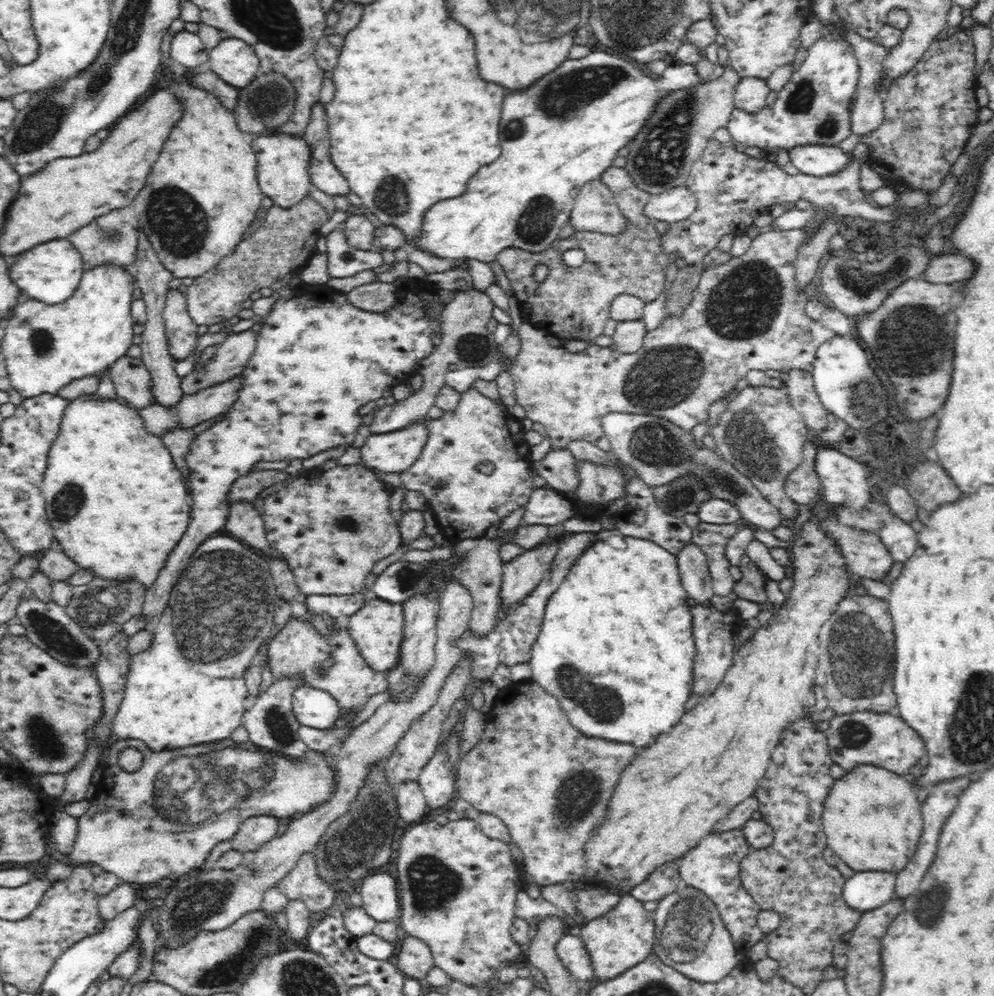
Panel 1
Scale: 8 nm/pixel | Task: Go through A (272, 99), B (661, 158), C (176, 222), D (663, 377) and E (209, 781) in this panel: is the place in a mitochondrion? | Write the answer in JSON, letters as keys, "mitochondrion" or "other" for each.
{"A":"mitochondrion","B":"mitochondrion","C":"mitochondrion","D":"mitochondrion","E":"mitochondrion"}

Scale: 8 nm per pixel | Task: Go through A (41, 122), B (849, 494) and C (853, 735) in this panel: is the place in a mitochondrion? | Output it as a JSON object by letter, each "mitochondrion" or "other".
{"A":"mitochondrion","B":"other","C":"mitochondrion"}

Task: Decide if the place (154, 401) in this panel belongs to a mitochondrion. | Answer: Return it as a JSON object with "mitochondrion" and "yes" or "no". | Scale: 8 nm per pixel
{"mitochondrion":"no"}

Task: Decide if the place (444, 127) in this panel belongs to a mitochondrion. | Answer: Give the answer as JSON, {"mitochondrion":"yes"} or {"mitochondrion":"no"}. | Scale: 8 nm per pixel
{"mitochondrion":"no"}

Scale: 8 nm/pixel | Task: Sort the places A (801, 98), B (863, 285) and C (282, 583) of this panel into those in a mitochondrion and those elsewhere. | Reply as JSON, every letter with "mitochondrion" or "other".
{"A":"mitochondrion","B":"mitochondrion","C":"mitochondrion"}

